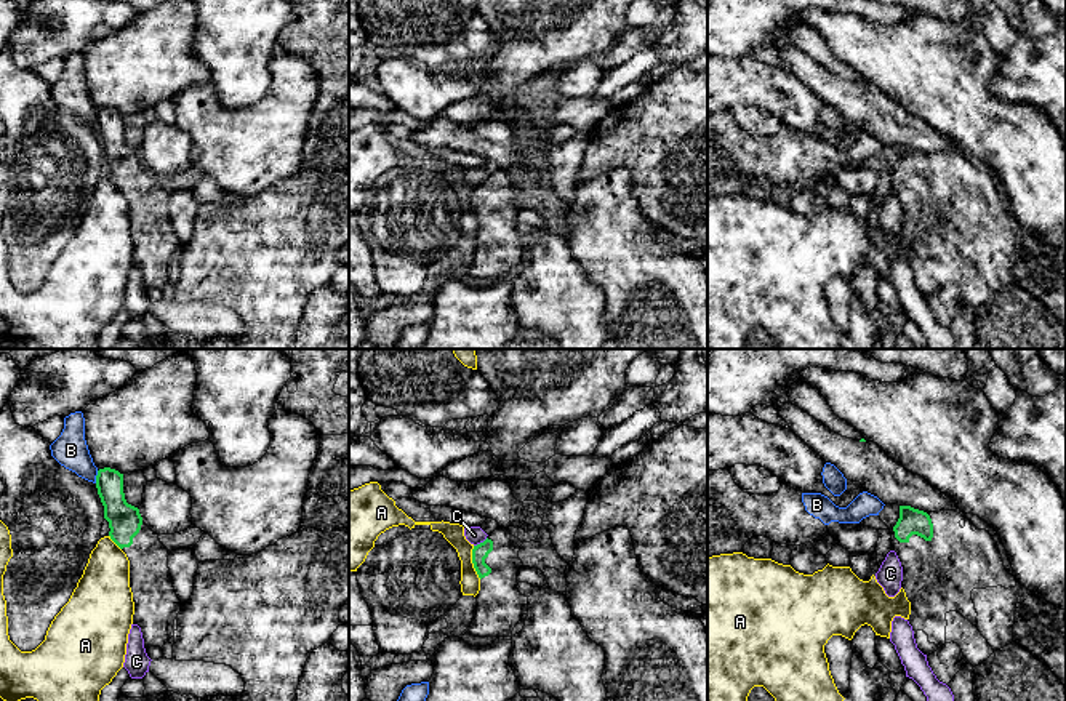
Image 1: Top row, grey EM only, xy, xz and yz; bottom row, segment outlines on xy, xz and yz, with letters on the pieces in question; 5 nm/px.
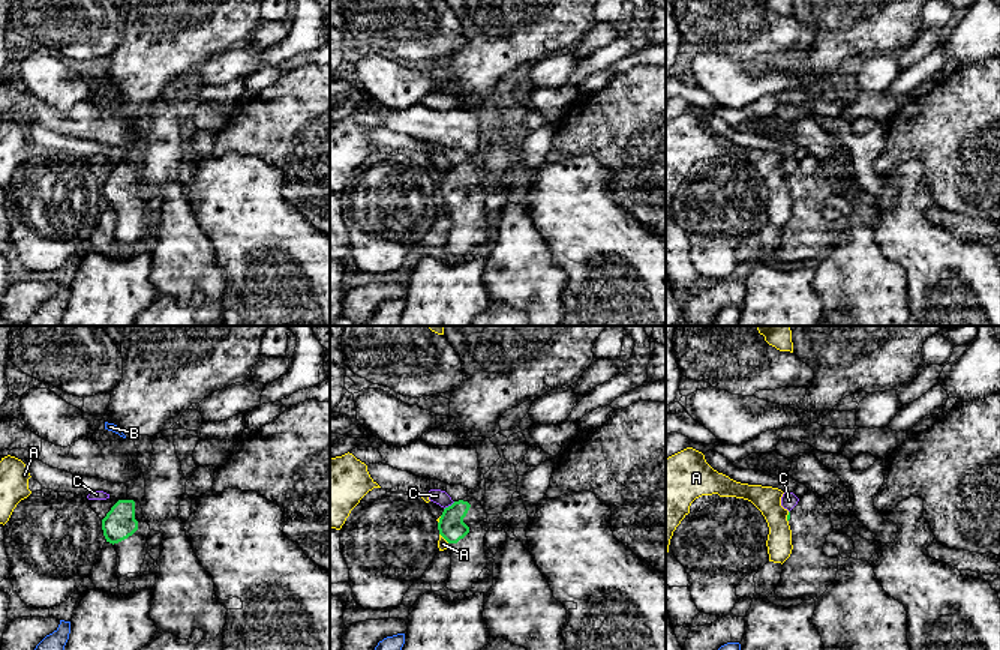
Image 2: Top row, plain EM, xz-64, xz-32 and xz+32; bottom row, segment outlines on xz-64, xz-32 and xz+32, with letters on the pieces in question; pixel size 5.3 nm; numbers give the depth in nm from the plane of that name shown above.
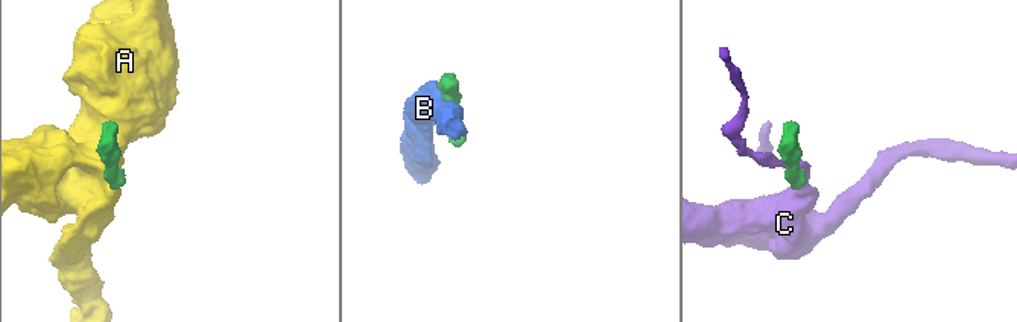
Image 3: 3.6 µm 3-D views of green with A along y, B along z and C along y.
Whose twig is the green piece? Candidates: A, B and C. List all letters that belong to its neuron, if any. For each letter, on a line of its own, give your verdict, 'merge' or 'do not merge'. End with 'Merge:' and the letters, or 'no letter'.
A: do not merge
B: do not merge
C: do not merge
Merge: no letter

